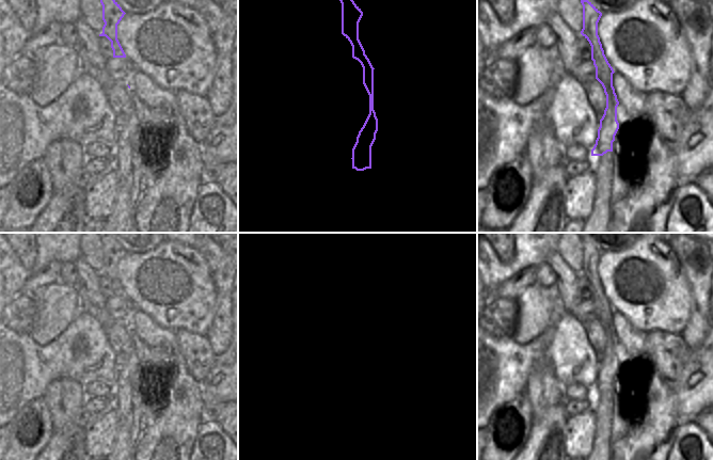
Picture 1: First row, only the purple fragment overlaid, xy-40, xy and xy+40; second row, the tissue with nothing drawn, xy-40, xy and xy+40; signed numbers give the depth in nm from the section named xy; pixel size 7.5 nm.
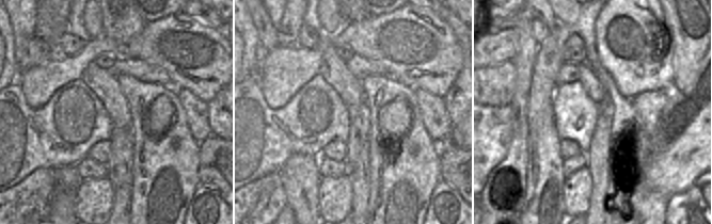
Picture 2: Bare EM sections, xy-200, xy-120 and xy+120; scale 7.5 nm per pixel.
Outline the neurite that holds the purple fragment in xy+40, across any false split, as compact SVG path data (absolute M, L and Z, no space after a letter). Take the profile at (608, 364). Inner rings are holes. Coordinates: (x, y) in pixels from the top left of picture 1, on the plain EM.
M581 239L581 242L583 244L583 268L581 273L591 285L591 299L596 306L596 318L602 323L606 334L606 347L600 359L596 383L591 388L591 395L603 395L607 391L613 391L613 381L619 368L617 360L619 340L613 326L613 313L615 311L604 294L598 274L598 261L602 252L588 239Z

